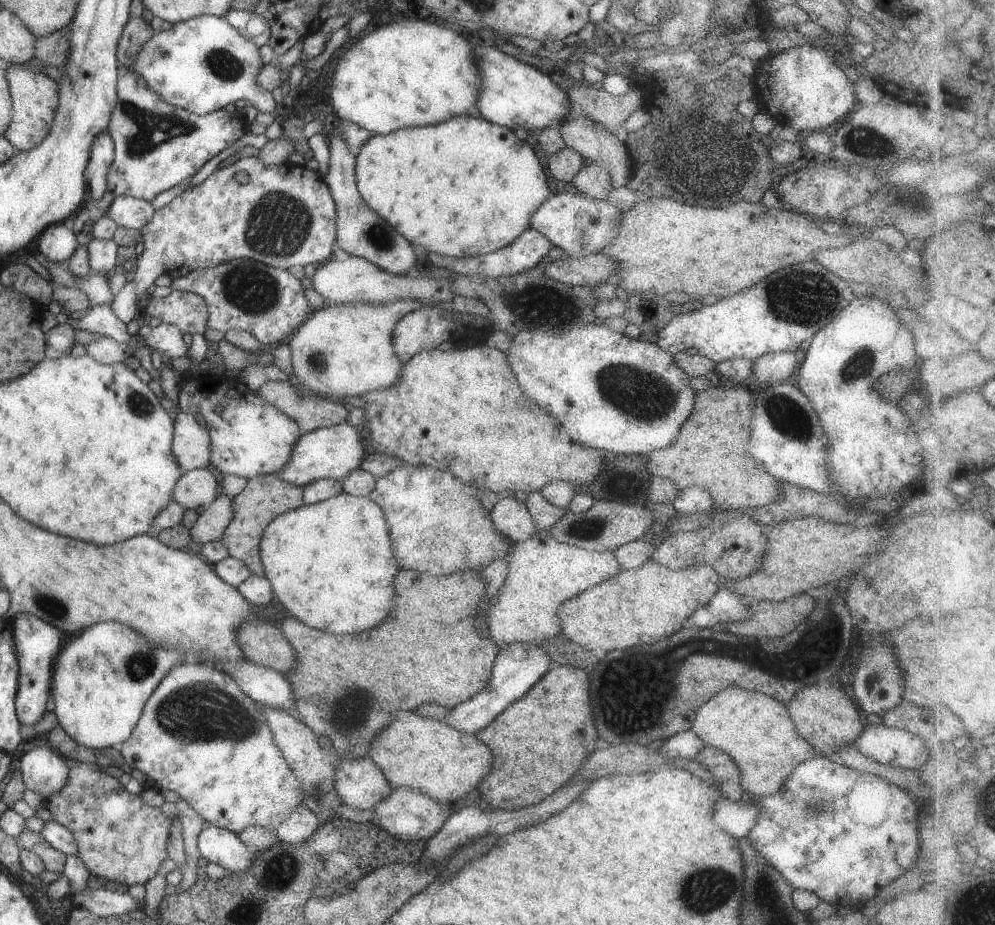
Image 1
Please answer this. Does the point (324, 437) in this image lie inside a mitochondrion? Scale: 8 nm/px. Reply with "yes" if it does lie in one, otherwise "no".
no

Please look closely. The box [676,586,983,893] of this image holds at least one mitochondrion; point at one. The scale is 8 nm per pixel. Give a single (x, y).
(813, 808)

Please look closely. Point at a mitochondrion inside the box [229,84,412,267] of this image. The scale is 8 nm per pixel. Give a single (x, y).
(279, 225)

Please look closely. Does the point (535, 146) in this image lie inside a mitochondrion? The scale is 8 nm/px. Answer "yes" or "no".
no

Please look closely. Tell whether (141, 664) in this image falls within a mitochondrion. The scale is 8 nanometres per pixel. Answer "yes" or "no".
yes

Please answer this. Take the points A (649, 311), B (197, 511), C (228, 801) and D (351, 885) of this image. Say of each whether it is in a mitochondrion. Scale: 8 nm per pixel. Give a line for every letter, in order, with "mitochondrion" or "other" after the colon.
A: other
B: other
C: other
D: other

